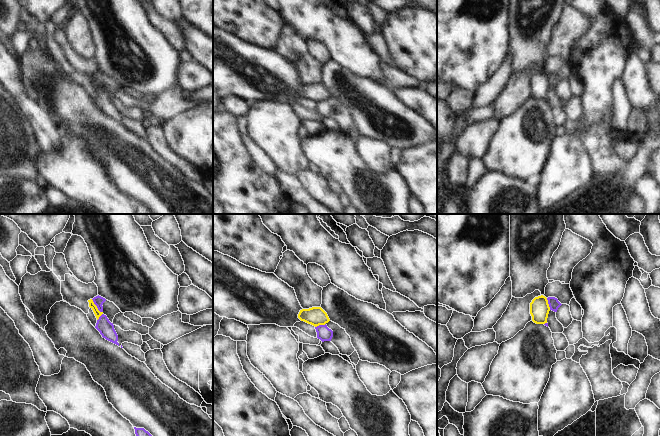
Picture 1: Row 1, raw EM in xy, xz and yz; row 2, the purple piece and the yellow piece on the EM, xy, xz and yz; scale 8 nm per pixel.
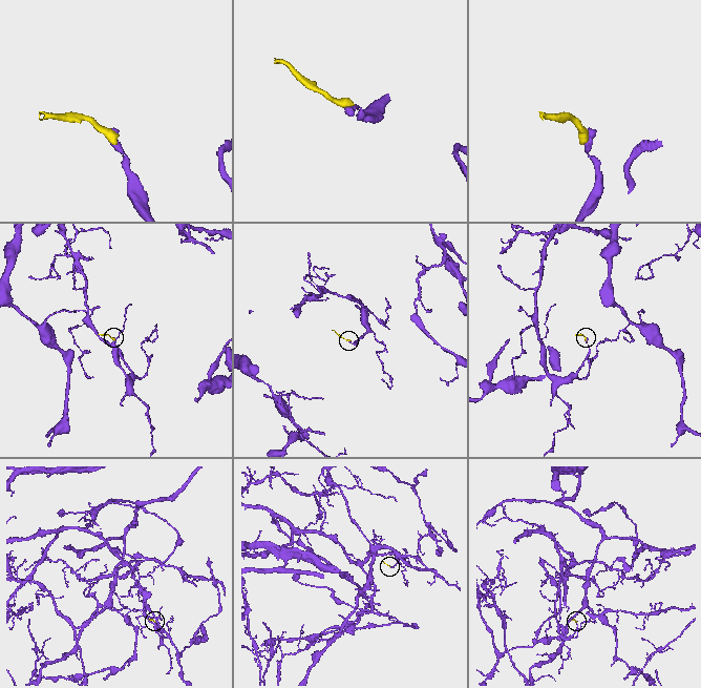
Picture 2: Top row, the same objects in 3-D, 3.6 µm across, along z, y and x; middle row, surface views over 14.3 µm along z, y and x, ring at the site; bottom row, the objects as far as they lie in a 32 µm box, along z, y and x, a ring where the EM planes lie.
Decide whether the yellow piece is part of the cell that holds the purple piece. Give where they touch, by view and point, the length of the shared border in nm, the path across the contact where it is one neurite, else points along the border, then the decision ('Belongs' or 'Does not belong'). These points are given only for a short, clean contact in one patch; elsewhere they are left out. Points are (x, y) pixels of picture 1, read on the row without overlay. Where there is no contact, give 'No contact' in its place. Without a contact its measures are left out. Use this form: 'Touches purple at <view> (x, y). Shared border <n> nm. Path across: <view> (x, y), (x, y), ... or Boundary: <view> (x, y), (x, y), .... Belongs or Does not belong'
Touches purple at xy (99, 86). Shared border 180 nm. Boundary: xy (91, 75), (102, 89), (97, 96). Does not belong

